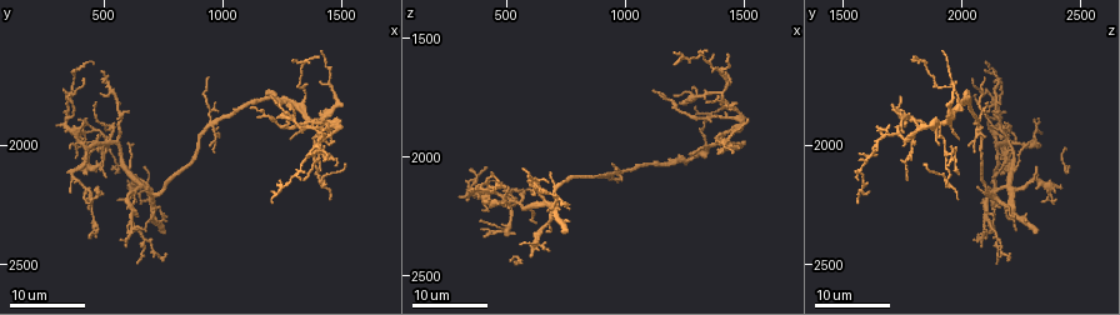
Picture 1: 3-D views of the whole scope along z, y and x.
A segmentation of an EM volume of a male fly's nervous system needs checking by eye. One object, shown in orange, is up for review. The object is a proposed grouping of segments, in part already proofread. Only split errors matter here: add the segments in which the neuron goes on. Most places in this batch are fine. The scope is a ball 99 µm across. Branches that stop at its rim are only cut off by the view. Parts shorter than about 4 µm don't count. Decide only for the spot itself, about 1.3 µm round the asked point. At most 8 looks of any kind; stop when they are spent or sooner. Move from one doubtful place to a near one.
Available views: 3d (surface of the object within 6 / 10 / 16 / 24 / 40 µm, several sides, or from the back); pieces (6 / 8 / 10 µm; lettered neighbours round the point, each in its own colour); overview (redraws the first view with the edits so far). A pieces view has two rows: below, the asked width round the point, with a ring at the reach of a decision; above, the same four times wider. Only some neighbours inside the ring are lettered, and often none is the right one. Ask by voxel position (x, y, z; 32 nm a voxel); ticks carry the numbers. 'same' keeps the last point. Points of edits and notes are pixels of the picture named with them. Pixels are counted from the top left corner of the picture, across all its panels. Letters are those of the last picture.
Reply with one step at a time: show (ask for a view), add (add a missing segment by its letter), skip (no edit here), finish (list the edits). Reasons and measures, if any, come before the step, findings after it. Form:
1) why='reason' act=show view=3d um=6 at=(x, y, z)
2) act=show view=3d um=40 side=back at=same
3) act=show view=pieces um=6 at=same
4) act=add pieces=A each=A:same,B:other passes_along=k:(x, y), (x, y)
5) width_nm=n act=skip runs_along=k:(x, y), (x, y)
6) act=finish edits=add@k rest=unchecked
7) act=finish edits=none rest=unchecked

why='free end' act=show view=3d um=16 at=(1230, 1890, 1780)

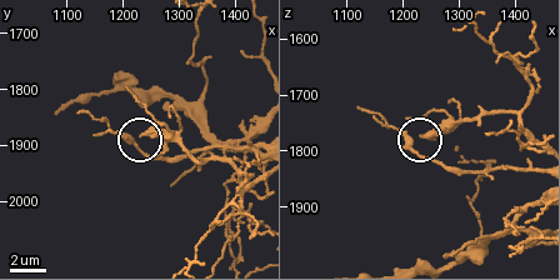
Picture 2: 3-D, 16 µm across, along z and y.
act=show view=pieces um=10 at=(1240, 1880, 1770)

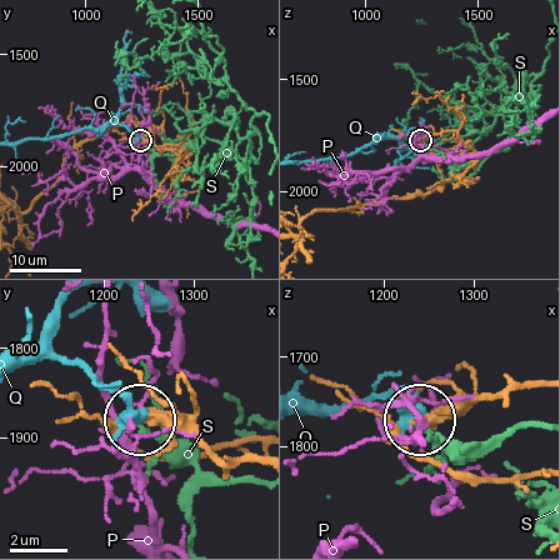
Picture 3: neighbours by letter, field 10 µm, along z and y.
act=skip each=P:other,Q:other,S:other found='no lettered segment goes on from it'

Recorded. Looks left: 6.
act=show view=3d um=16 at=(410, 1920, 2120)

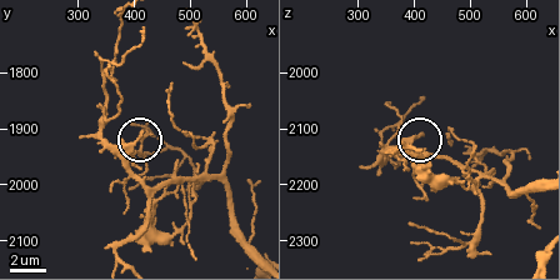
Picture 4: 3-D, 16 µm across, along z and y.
act=show view=pieces um=6 at=(410, 1905, 2115)

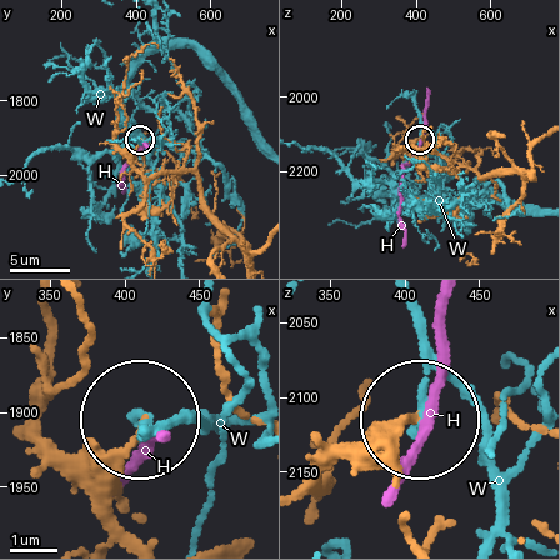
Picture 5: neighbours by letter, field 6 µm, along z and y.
act=skip each=H:other,W:other runs_along=5:(136, 538), (116, 514), (113, 478), (136, 421) found='none of them fits'

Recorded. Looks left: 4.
why='free end' act=show view=3d um=16 at=(1300, 1650, 1790)

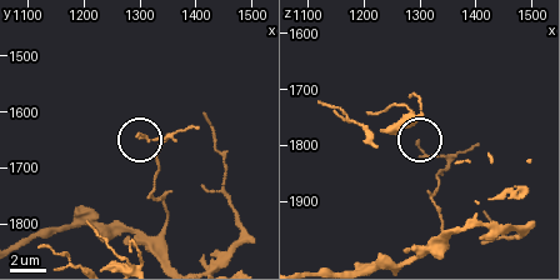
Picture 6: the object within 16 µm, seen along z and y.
act=show view=3d um=10 at=(1300, 1645, 1795)

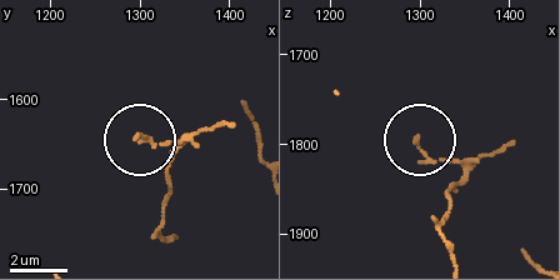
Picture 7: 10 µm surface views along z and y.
act=show view=pieces um=10 at=(1300, 1640, 1795)

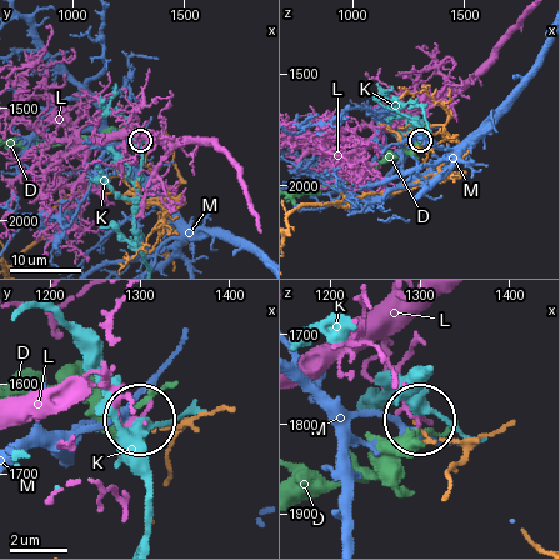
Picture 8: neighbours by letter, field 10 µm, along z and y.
act=skip each=D:other,K:other,L:other,M:other found='none of them fits'

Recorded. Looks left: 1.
act=finish edits=none rest=unchecked

